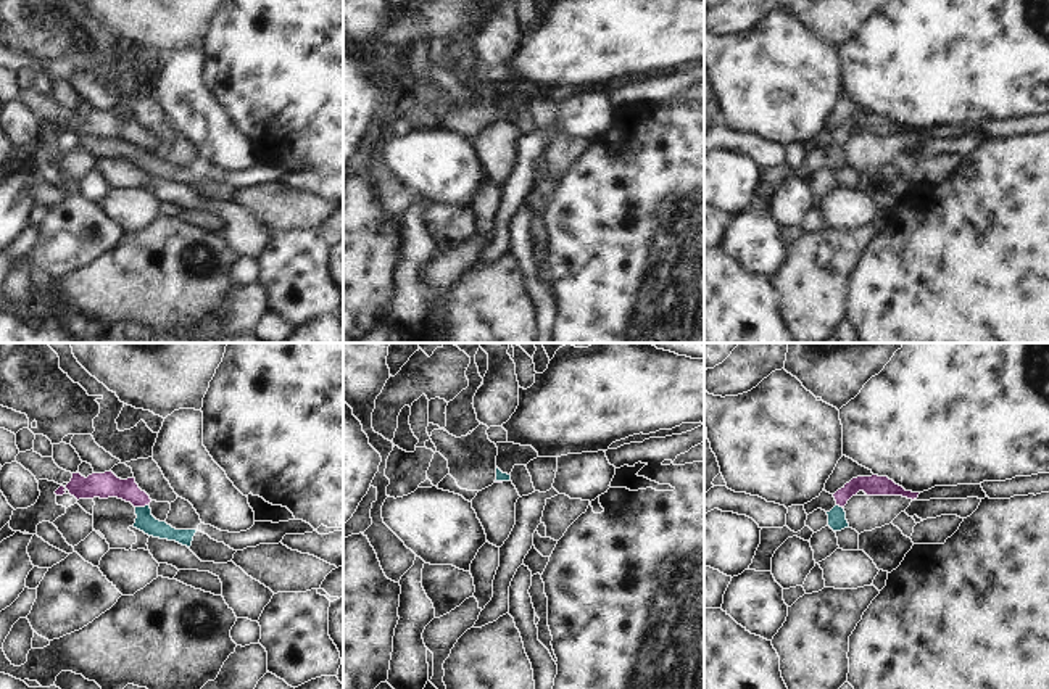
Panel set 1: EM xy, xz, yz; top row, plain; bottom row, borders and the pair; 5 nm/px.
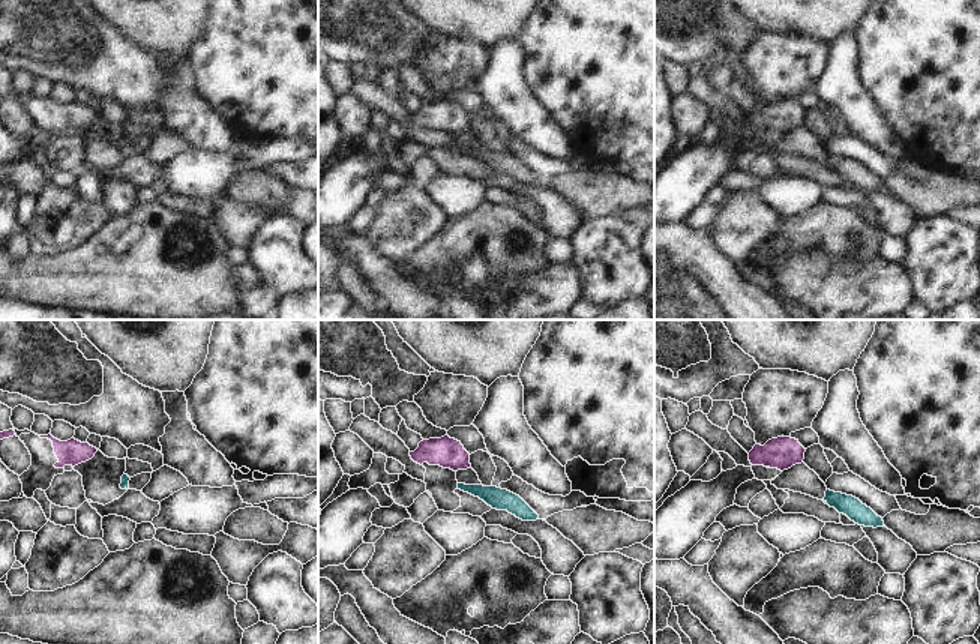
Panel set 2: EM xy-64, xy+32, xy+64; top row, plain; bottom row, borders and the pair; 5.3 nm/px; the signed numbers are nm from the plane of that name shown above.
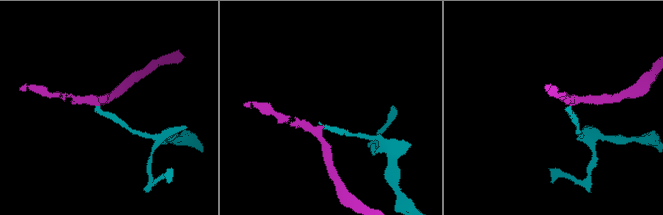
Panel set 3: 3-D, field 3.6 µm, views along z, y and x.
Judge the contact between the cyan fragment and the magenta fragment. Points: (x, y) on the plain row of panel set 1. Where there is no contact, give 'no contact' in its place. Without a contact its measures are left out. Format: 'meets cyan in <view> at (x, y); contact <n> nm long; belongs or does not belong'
meets cyan in xy at (142, 147); contact 70 nm long; does not belong

